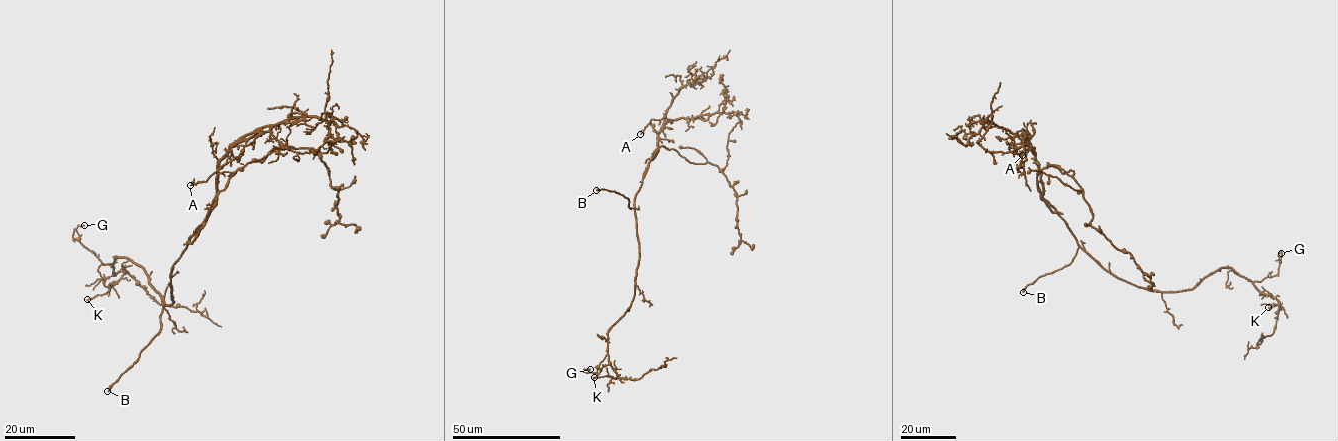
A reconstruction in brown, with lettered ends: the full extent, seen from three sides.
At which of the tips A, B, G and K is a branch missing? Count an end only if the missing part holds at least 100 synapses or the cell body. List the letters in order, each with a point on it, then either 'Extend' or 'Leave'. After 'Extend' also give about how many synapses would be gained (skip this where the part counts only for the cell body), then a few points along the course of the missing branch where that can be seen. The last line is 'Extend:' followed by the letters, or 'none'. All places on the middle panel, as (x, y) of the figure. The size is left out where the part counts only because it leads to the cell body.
A: Place: (640, 134). Leave
B: Place: (596, 190). Extend. Course of what is missing: (596, 190), (563, 192), (539, 200), (533, 217), (512, 227)
G: Place: (590, 369). Leave
K: Place: (594, 377). Leave
Extend: B

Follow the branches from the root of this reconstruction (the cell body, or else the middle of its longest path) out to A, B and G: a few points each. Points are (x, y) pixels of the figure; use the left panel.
A: (172, 267), (188, 237), (206, 217), (215, 195), (218, 161), (231, 146), (233, 159), (207, 181), (190, 185)
B: (172, 267), (160, 315), (161, 328), (107, 391)
G: (172, 267), (173, 301), (163, 304), (141, 267), (123, 256), (103, 263), (84, 246), (76, 231), (84, 225)

